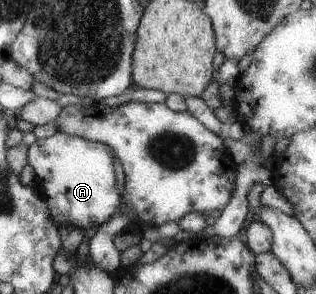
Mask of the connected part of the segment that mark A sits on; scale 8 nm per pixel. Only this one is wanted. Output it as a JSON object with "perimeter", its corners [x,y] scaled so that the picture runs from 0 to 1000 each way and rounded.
{"perimeter":[[[184,442],[161,466],[117,473],[92,493],[82,554],[111,585],[104,639],[139,680],[174,776],[234,776],[263,793],[272,779],[313,776],[392,697],[386,650],[364,636],[351,524],[329,490]]]}

